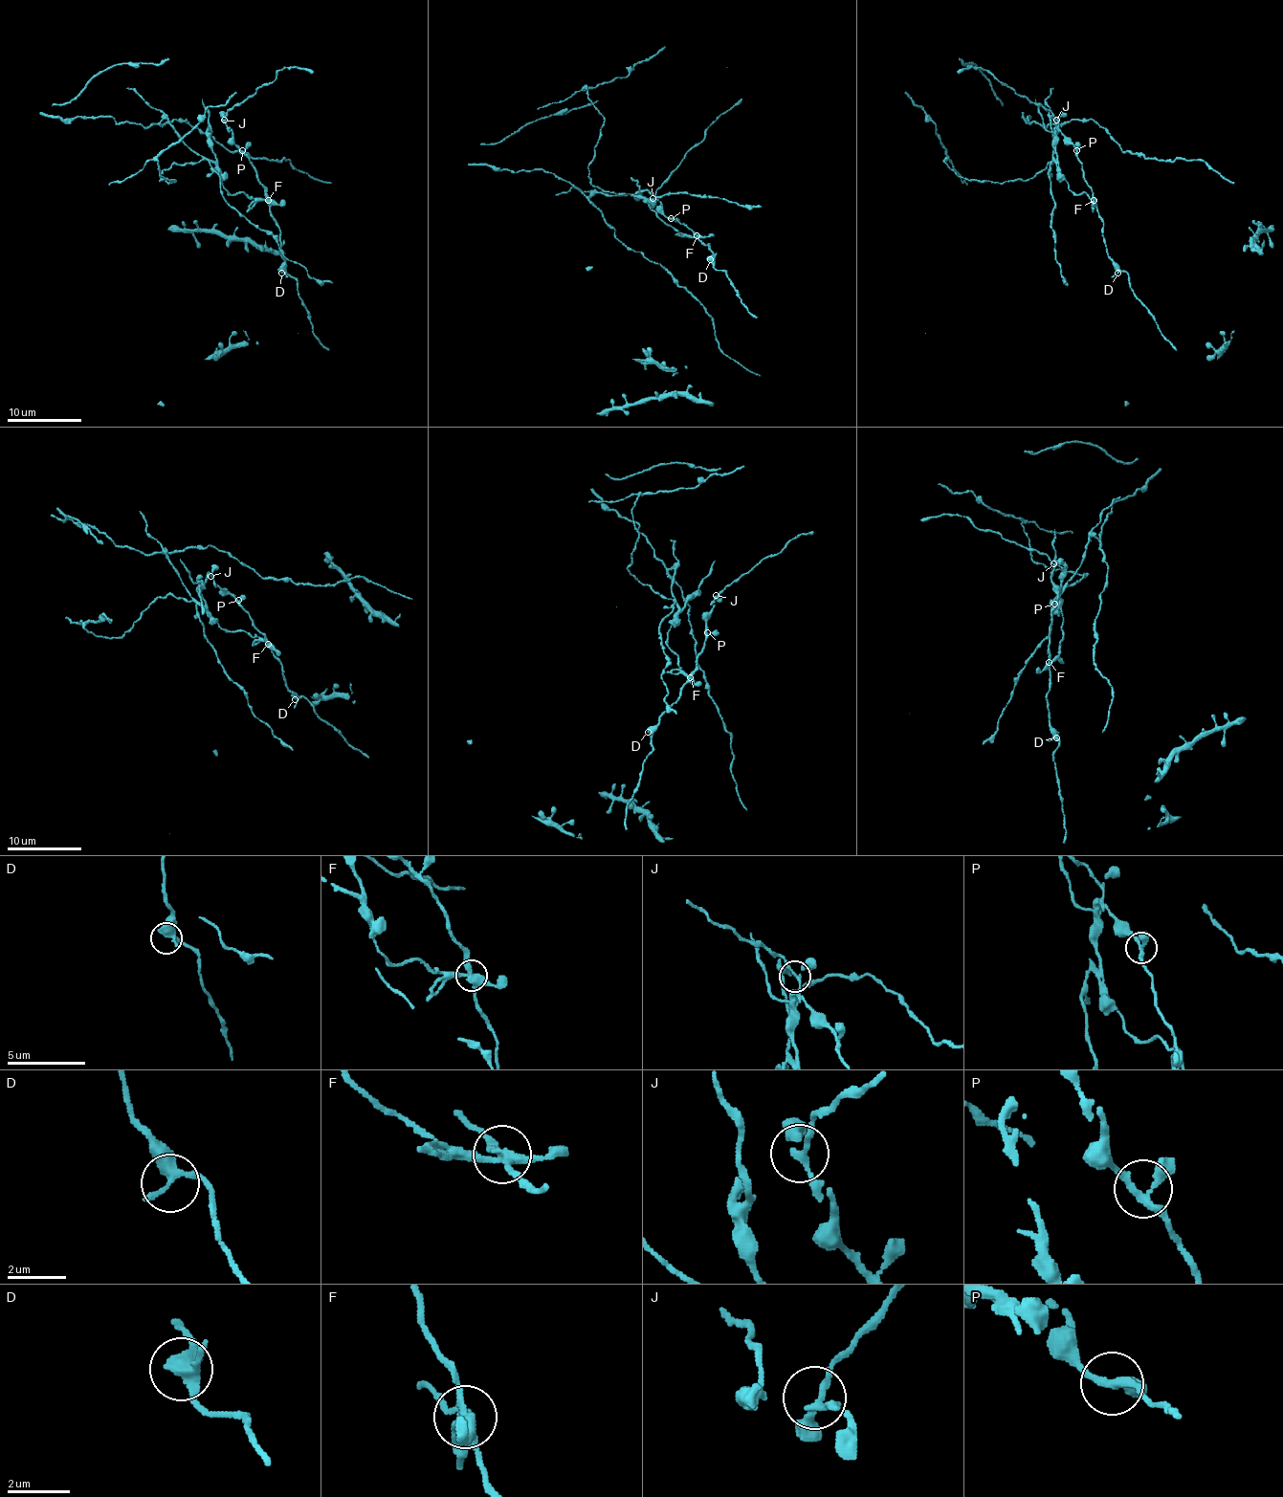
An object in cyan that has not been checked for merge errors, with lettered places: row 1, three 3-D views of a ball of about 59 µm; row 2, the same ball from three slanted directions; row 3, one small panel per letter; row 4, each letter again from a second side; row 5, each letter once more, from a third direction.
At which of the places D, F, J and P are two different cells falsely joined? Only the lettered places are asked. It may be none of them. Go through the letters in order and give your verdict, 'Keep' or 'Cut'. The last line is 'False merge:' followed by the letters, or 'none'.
D: Keep
F: Cut
J: Keep
P: Keep
False merge: F

